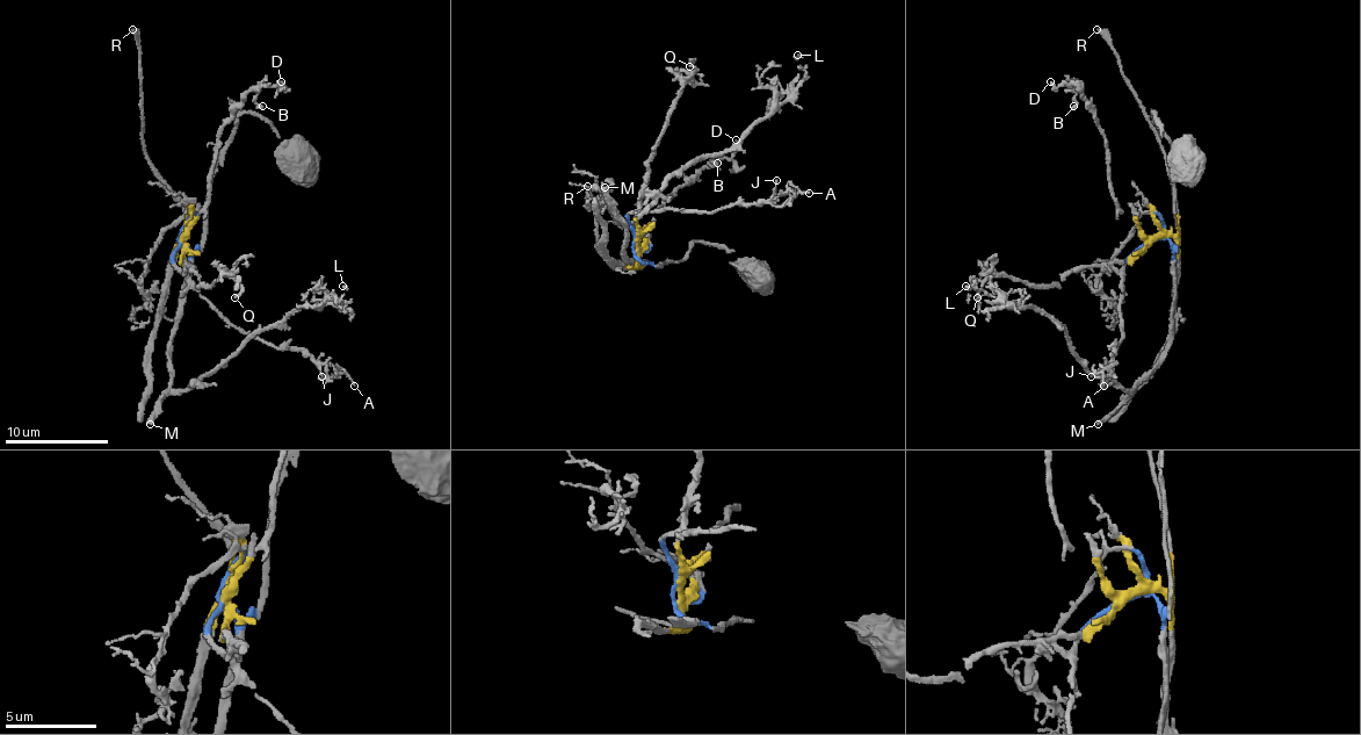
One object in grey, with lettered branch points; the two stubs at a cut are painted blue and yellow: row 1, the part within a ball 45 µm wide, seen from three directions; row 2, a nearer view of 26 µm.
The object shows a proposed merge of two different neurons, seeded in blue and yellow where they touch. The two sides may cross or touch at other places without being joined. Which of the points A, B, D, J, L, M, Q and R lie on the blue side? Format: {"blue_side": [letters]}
{"blue_side": ["A", "J", "L", "M"]}

